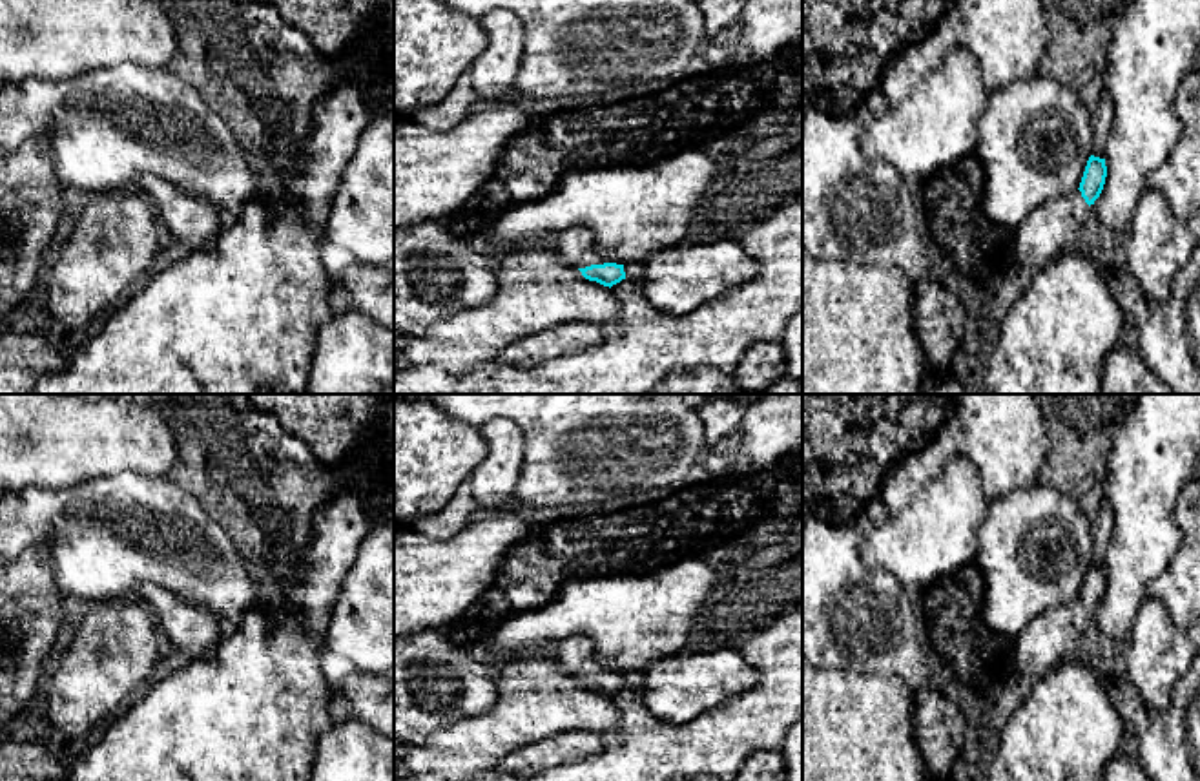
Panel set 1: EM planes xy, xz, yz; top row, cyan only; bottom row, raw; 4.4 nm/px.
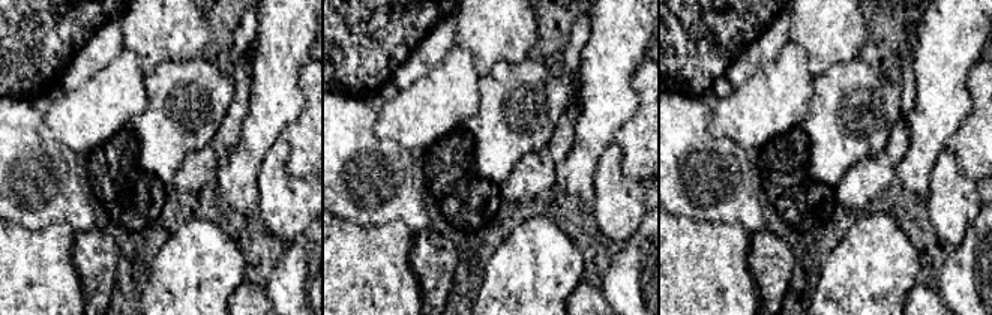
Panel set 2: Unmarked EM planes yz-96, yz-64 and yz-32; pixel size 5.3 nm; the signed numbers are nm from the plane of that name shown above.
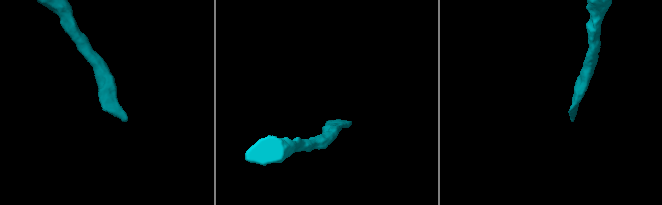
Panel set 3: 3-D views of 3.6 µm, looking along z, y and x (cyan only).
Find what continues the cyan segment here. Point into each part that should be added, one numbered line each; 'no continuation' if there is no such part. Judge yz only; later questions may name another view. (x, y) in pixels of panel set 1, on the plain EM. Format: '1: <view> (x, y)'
1: yz (1051, 637)

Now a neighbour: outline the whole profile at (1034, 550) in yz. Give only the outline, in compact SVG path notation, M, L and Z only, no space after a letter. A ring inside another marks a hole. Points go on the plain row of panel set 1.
M1034 484L990 500L978 540L983 620L1016 640L1036 617L1080 597L1094 524L1071 496Z

